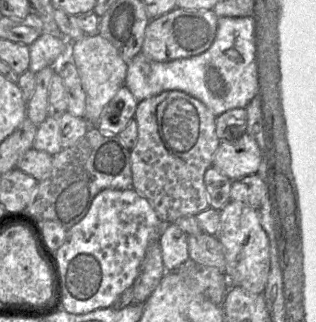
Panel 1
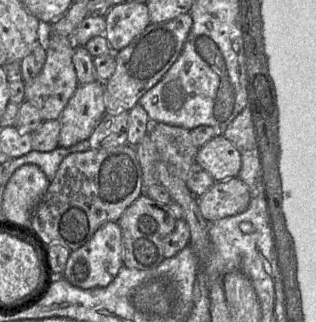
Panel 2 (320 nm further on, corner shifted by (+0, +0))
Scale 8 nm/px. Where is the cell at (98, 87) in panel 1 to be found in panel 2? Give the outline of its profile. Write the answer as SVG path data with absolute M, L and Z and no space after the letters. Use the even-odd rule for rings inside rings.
M96 79L91 83L78 85L58 119L61 125L59 147L67 148L88 140L106 114L104 83Z

